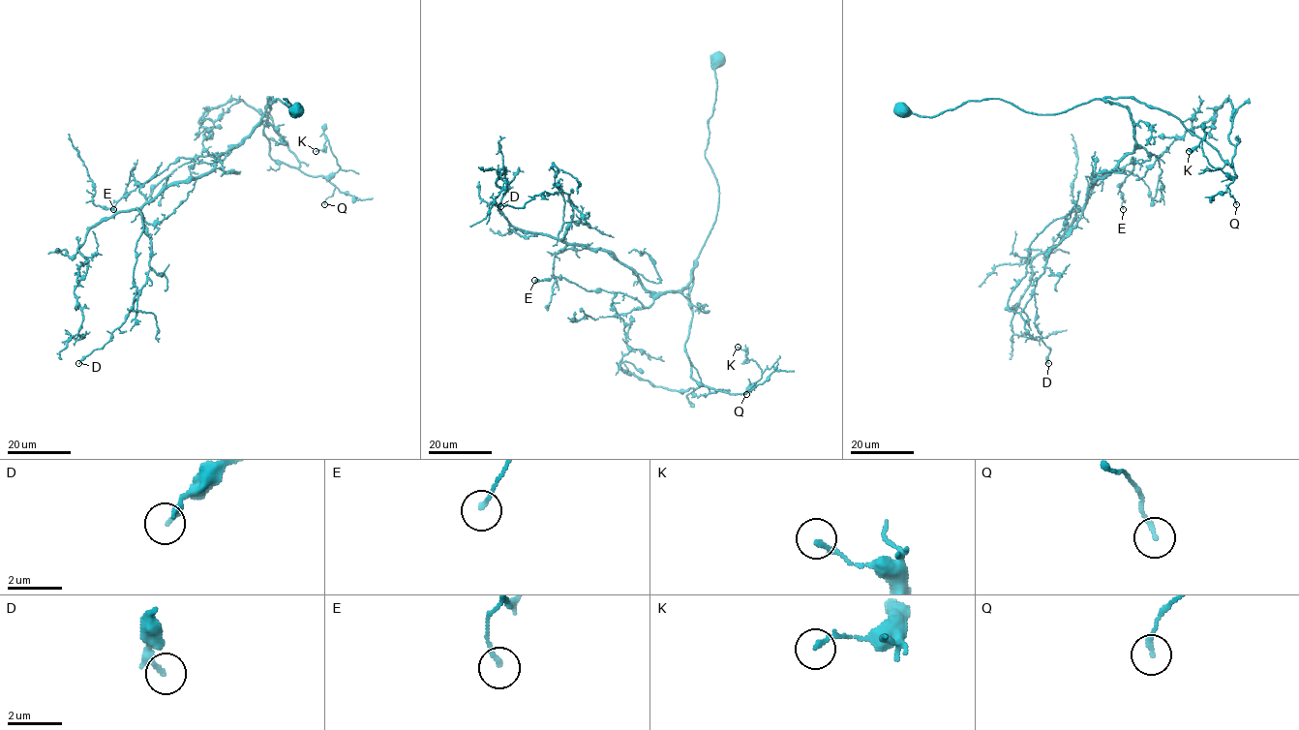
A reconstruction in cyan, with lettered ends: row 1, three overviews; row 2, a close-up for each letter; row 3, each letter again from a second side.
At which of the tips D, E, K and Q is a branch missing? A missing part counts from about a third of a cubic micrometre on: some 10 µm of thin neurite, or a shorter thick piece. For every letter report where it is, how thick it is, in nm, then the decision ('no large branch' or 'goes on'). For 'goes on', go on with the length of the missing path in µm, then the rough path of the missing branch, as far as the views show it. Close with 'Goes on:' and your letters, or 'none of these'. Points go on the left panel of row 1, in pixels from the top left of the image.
D: place (78, 363); calibre 180 nm; no large branch
E: place (113, 209); calibre 170 nm; no large branch
K: place (316, 151); calibre 170 nm; no large branch
Q: place (324, 204); calibre 180 nm; no large branch
Goes on: none of these

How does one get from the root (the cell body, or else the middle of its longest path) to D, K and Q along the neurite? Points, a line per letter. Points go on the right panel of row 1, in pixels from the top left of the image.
D: (901, 110), (1128, 109), (1136, 148), (1091, 184), (1034, 289), (1048, 363)
K: (901, 110), (1001, 99), (1056, 114), (1132, 98), (1236, 175), (1201, 140), (1189, 151)
Q: (901, 110), (934, 116), (1001, 99), (1056, 114), (1132, 98), (1217, 150), (1236, 175), (1236, 204)

